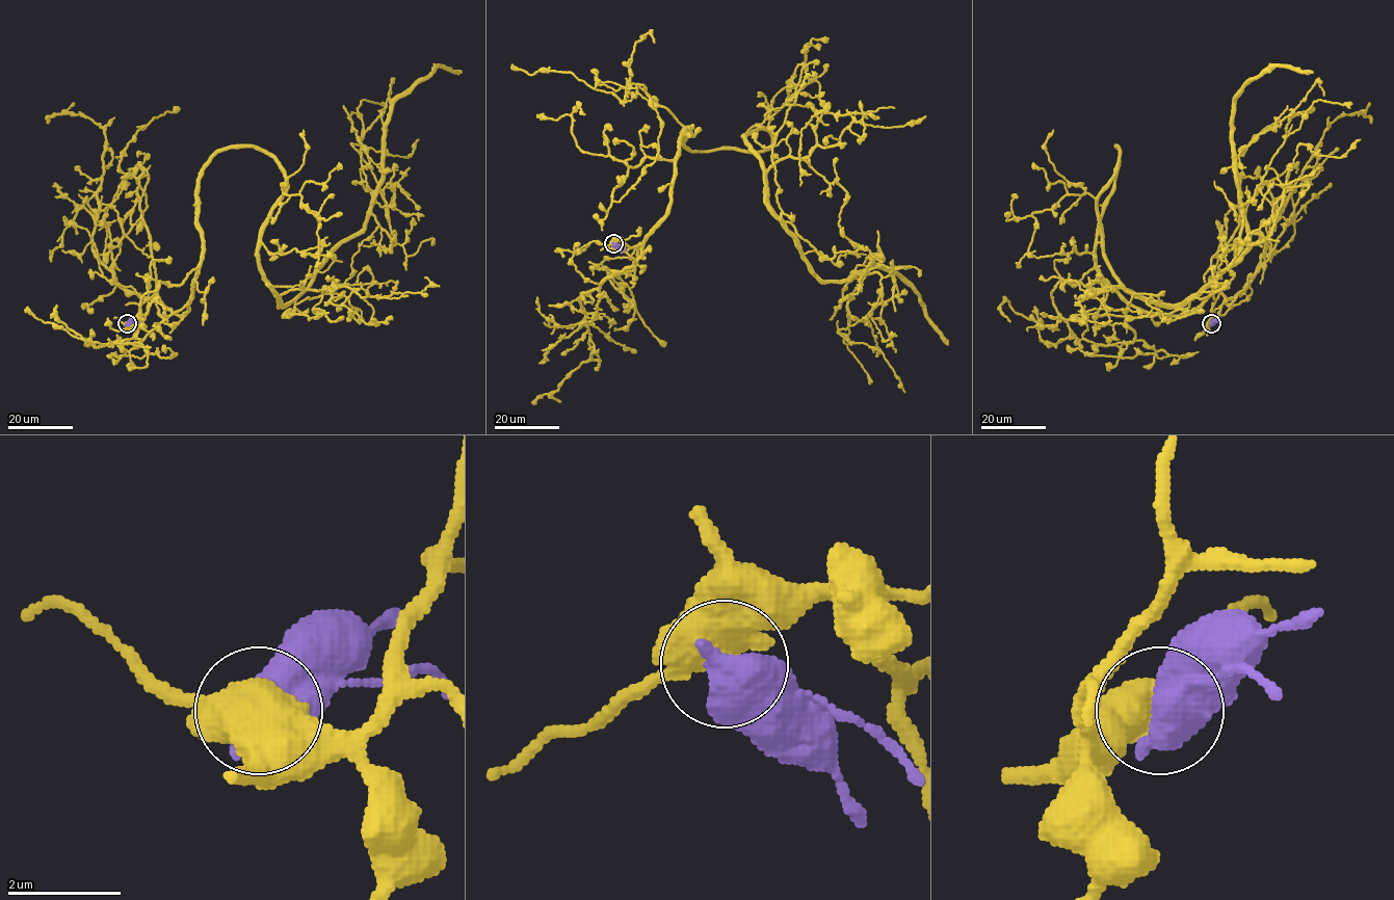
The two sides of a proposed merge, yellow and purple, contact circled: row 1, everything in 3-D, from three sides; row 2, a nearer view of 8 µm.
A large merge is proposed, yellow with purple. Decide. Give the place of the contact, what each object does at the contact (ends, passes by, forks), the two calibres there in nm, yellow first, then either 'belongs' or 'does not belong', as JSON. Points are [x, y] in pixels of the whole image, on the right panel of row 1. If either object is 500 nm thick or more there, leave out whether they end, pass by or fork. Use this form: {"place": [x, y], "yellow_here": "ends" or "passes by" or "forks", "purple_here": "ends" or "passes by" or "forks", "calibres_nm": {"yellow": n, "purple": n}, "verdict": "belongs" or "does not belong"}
{"place": [1211, 323], "calibres_nm": {"yellow": 550, "purple": 850}, "verdict": "does not belong"}

